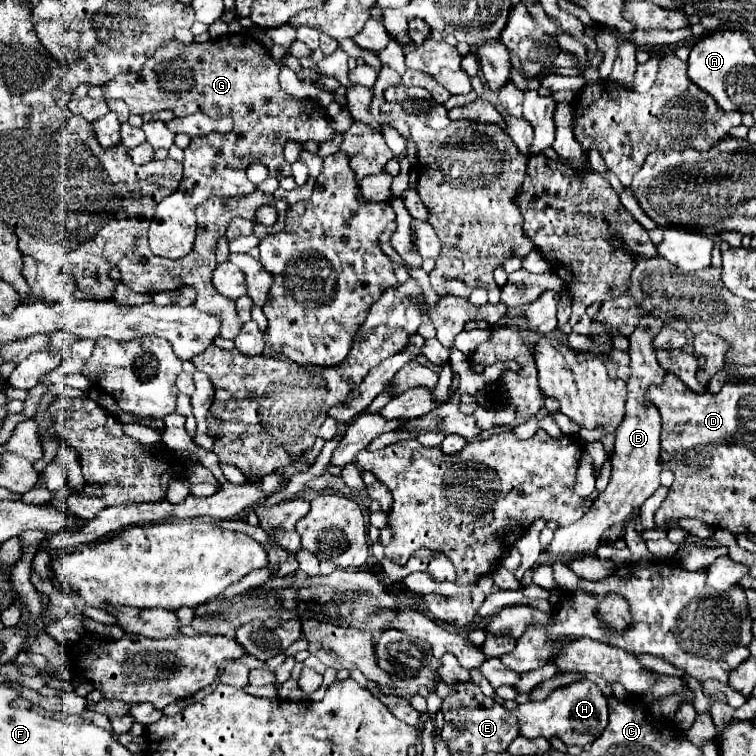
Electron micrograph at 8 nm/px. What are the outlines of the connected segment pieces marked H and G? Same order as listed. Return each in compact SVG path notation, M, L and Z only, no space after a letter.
M578 680L570 686L556 688L542 702L526 702L514 708L514 716L520 722L520 736L524 738L560 738L566 746L592 744L608 724L608 702L600 688L590 680Z
M226 34L218 40L204 44L192 42L188 46L174 38L156 48L156 54L148 58L144 66L144 80L152 82L154 90L148 92L150 100L140 100L140 106L132 108L136 114L170 108L176 114L204 112L210 118L234 118L232 132L224 136L214 132L214 150L184 150L184 178L180 188L168 200L158 204L154 220L150 222L150 250L156 256L182 258L192 250L196 232L196 208L210 196L252 194L254 184L246 178L246 168L250 164L264 164L270 168L270 176L276 180L292 176L292 172L284 170L284 146L290 140L300 144L314 140L322 144L334 136L342 136L340 152L348 156L352 172L356 174L356 182L360 182L364 176L384 172L386 162L394 158L380 132L364 126L362 122L354 122L346 132L334 130L330 120L324 116L324 108L320 114L320 104L316 100L298 98L284 92L278 80L284 60L272 58L262 42L250 34Z

